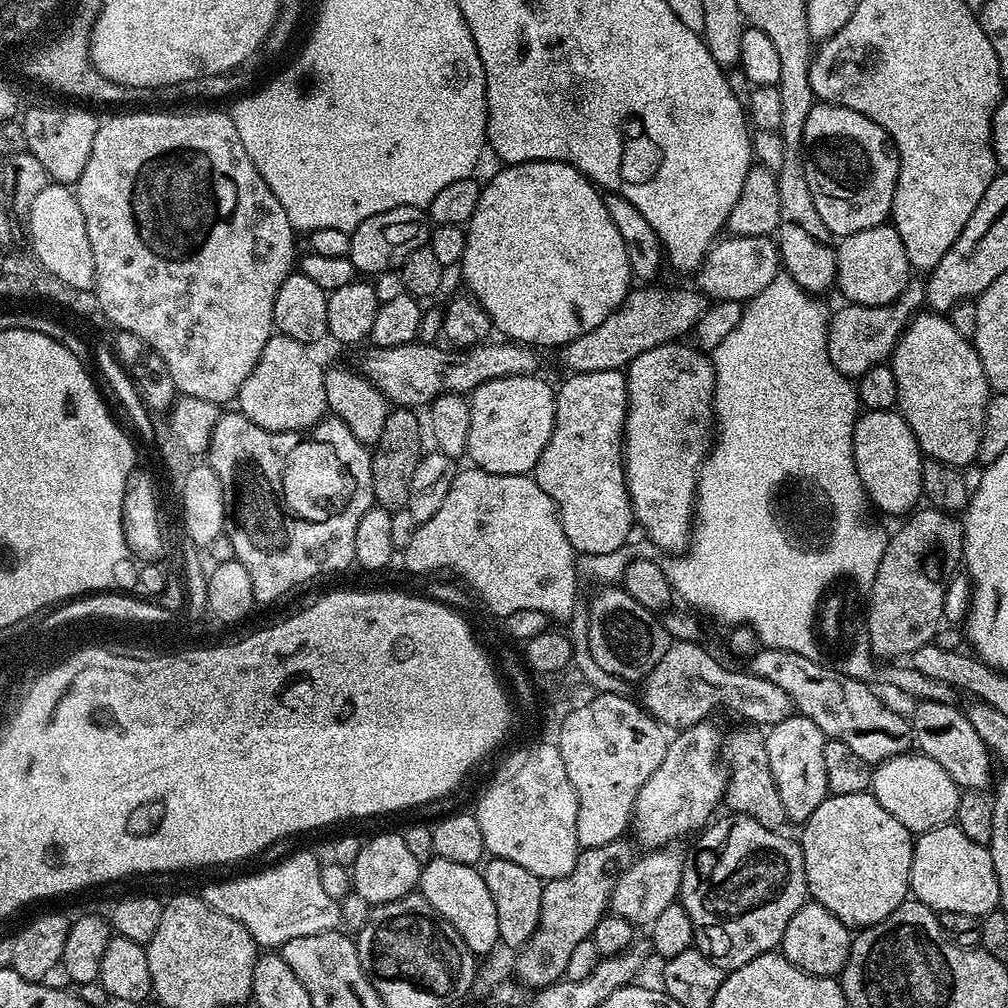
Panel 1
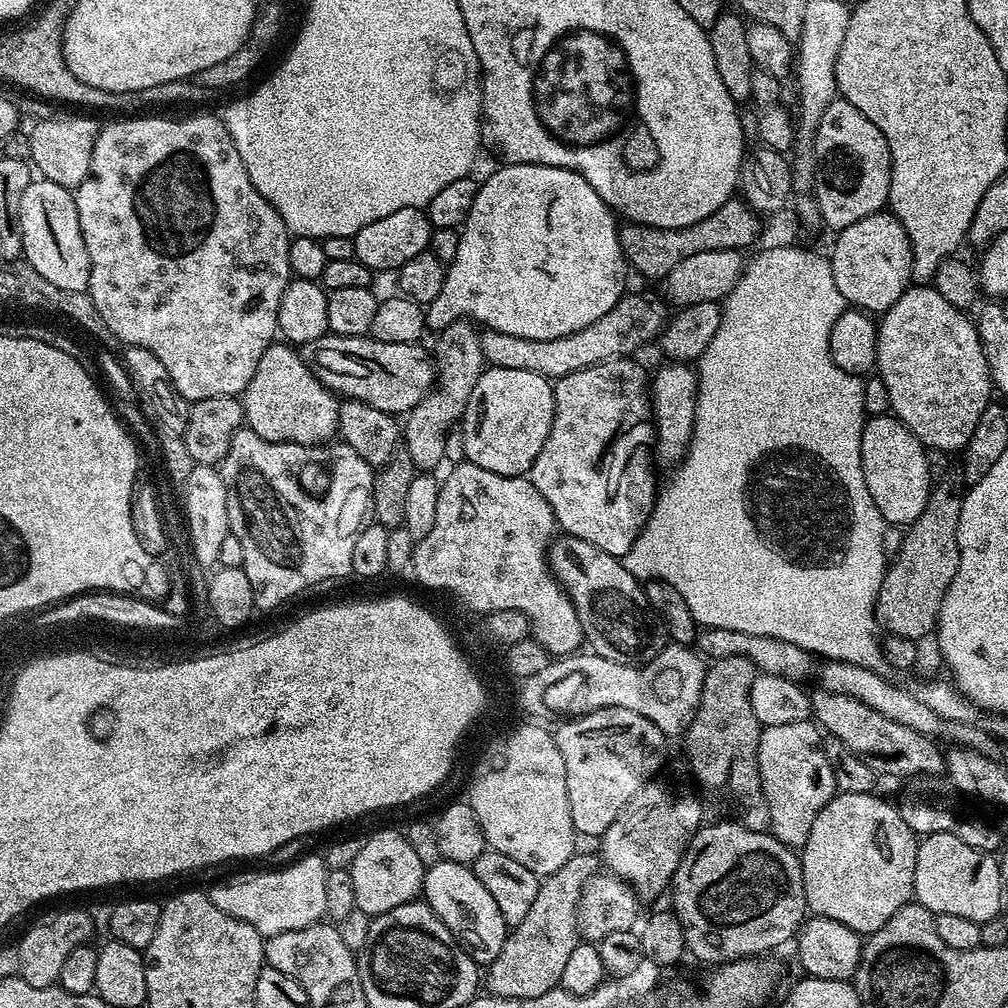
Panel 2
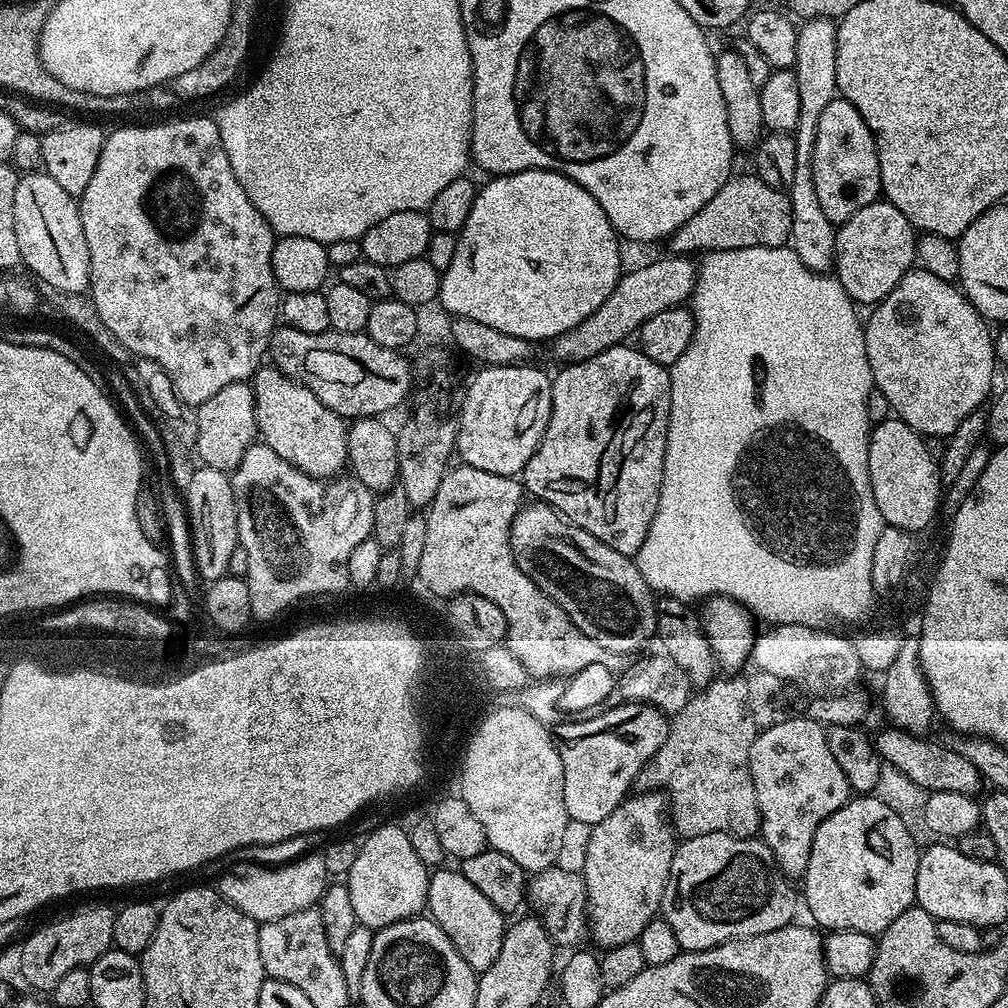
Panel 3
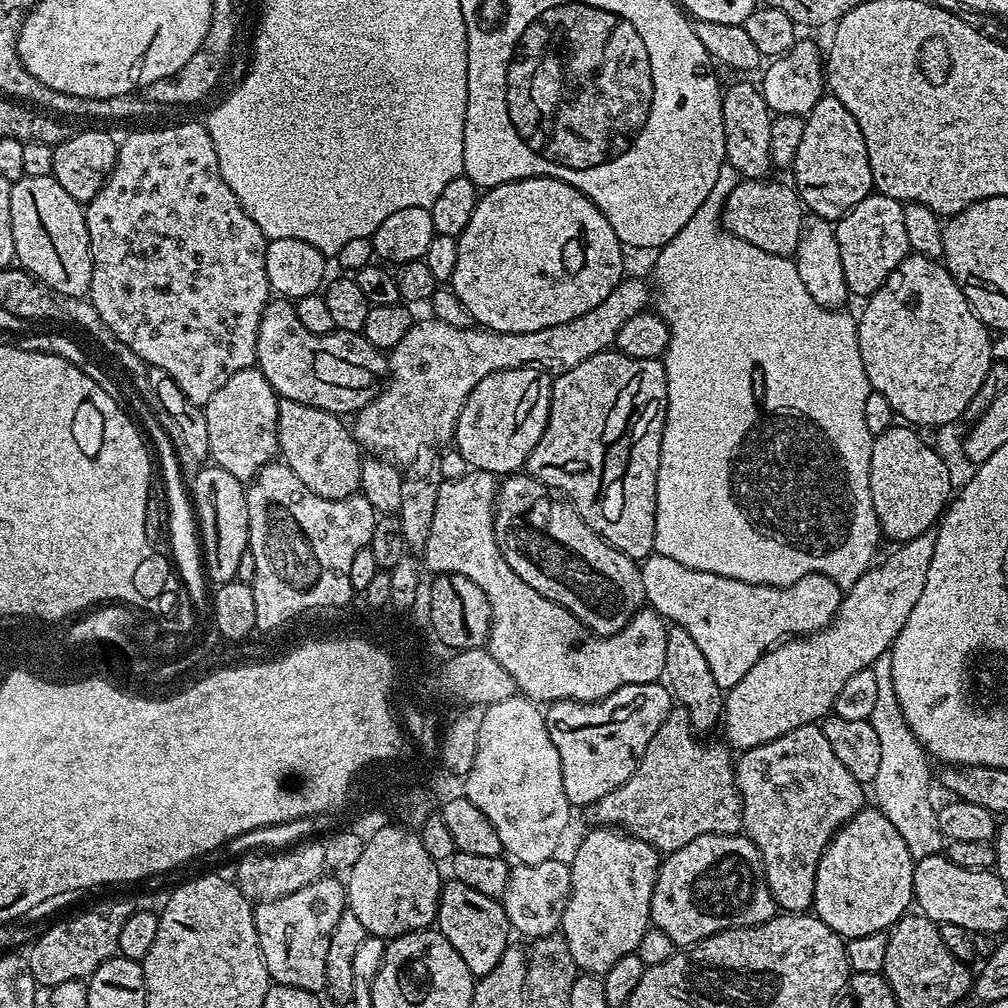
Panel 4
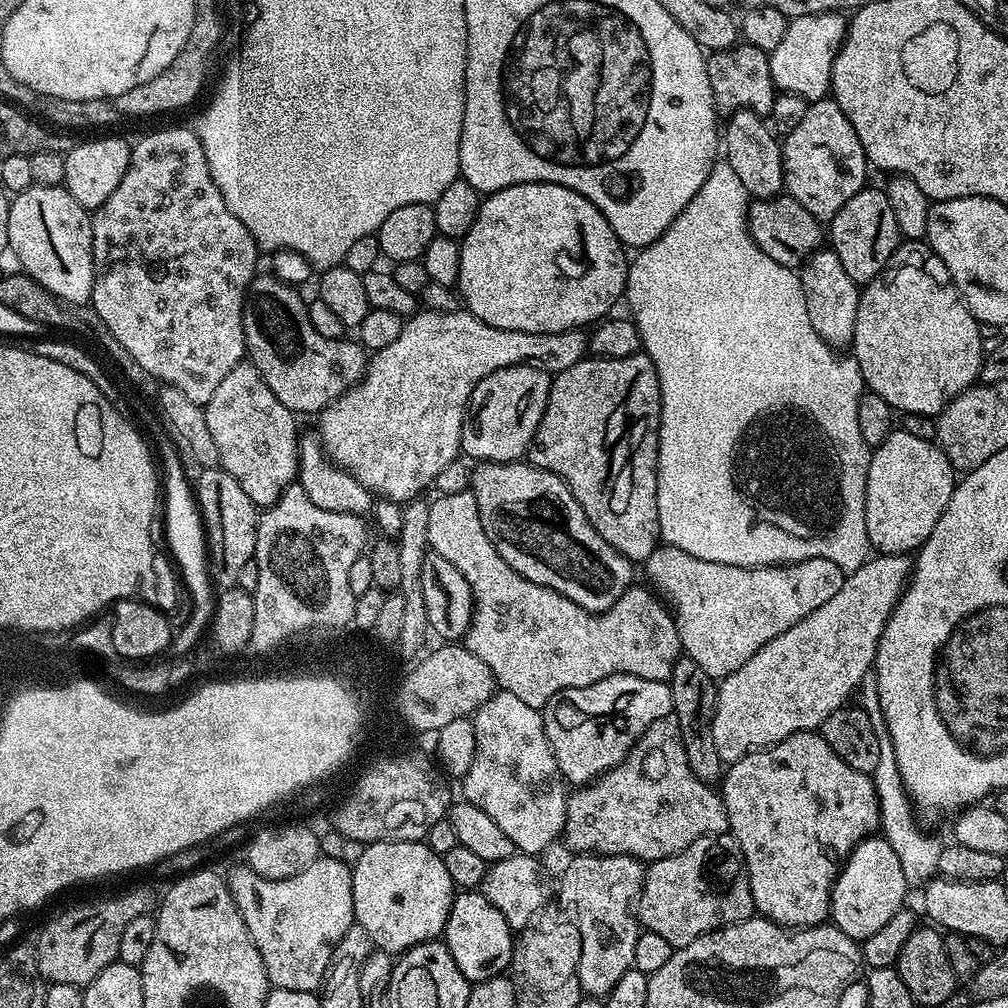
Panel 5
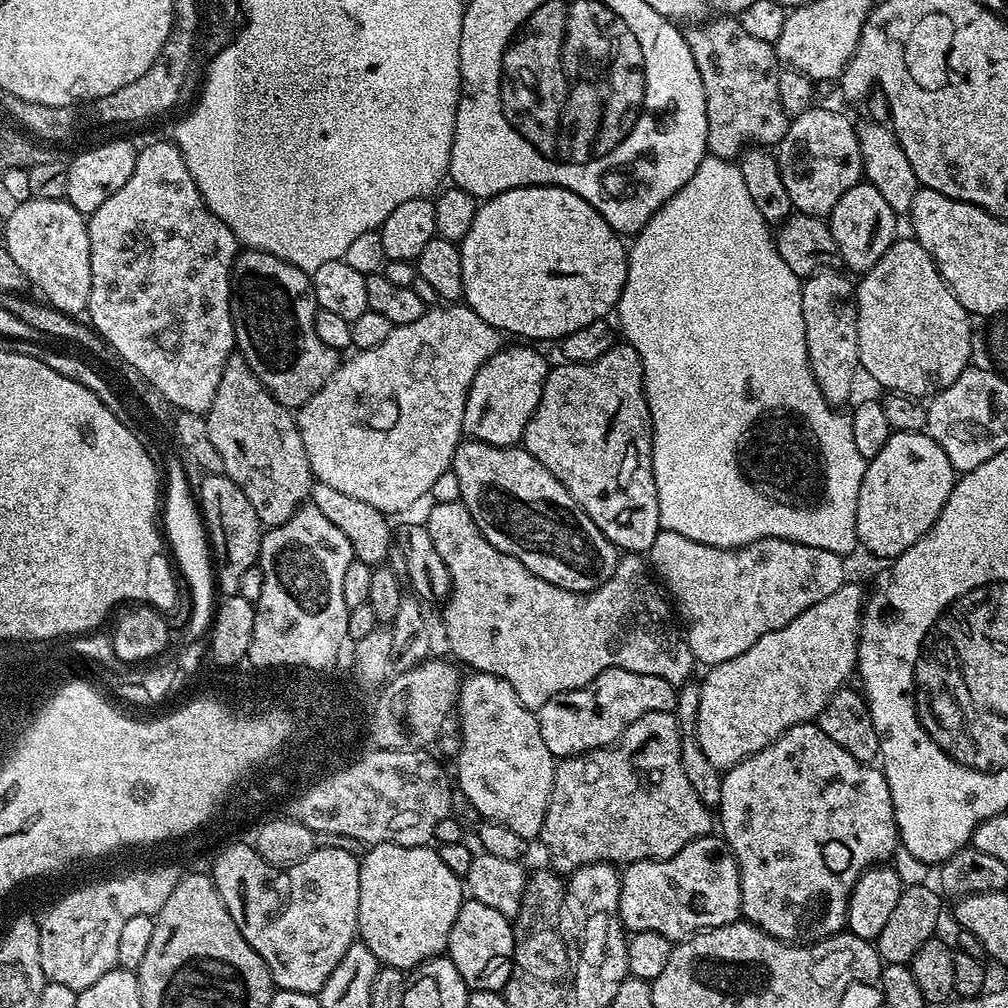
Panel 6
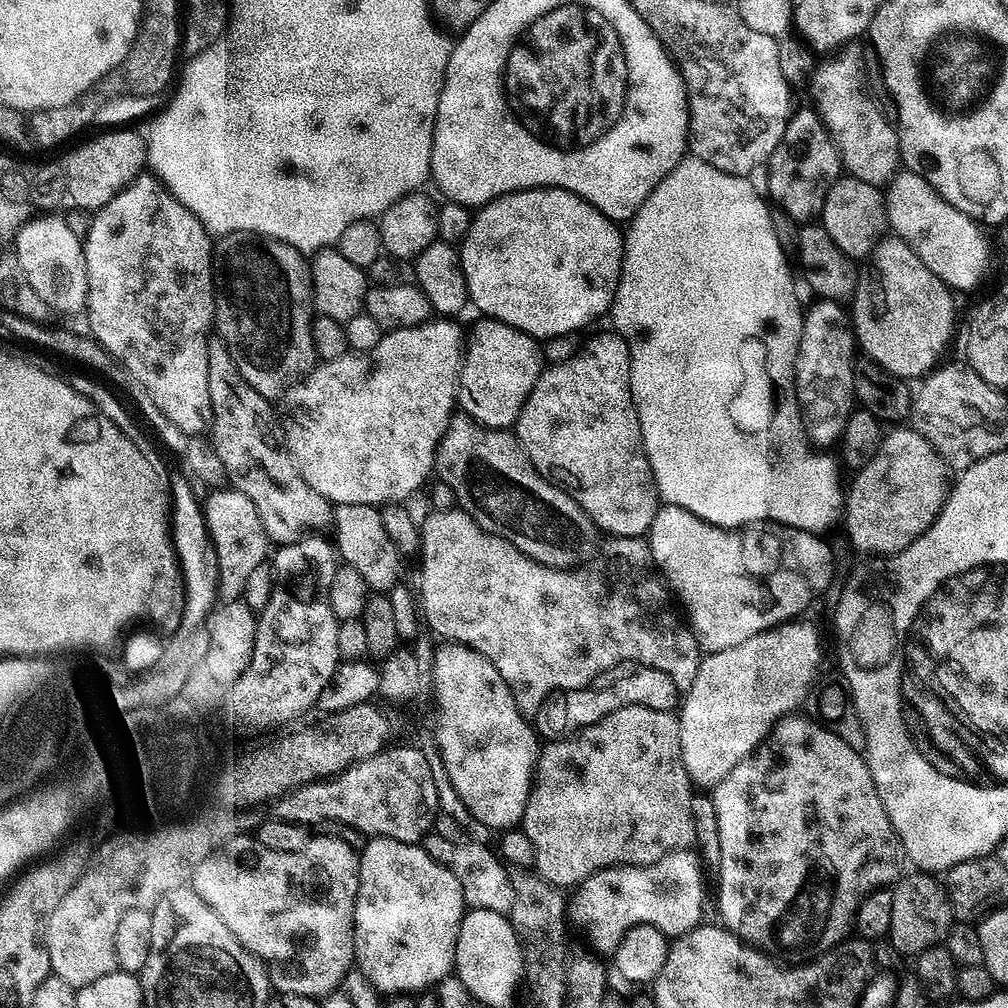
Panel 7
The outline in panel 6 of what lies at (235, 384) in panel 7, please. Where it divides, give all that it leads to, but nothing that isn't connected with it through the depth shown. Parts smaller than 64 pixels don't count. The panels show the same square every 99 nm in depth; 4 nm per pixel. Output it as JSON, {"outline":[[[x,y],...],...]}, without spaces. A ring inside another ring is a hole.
{"outline":[[[234,354],[224,363],[222,382],[218,382],[218,390],[206,419],[210,442],[214,442],[218,455],[222,457],[223,475],[229,476],[240,487],[242,494],[246,494],[250,506],[254,506],[254,514],[258,514],[265,529],[286,522],[311,497],[314,477],[306,458],[306,446],[302,446],[302,434],[296,427],[295,415],[276,401],[276,397],[252,373],[239,354]]]}

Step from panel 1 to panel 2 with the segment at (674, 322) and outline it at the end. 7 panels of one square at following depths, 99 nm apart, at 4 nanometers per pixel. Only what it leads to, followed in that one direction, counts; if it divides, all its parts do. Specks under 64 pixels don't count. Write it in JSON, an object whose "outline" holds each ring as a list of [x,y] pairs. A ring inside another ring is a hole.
{"outline":[[[627,293],[606,314],[590,326],[562,338],[532,339],[518,335],[502,334],[500,331],[485,329],[480,335],[485,361],[491,367],[502,369],[528,370],[551,380],[557,380],[586,366],[600,364],[606,360],[621,359],[631,355],[638,346],[655,341],[668,320],[665,301],[646,294]]]}

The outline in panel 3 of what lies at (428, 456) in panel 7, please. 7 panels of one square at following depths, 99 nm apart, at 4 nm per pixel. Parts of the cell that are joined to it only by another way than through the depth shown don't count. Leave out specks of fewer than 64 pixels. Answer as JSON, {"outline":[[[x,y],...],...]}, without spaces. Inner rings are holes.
{"outline":[[[664,254],[661,260],[652,260],[649,264],[634,269],[633,272],[625,271],[614,286],[610,298],[606,298],[606,302],[602,302],[602,306],[598,306],[598,310],[594,310],[594,314],[590,314],[590,318],[578,322],[578,326],[574,326],[552,339],[550,348],[552,348],[553,358],[569,364],[577,364],[586,358],[594,358],[594,354],[602,354],[602,350],[612,348],[615,344],[625,343],[629,339],[627,336],[631,332],[633,335],[641,324],[654,318],[654,314],[658,314],[662,310],[681,307],[691,297],[692,290],[696,286],[698,268],[693,261],[691,264],[688,260],[691,259],[684,254]]]}

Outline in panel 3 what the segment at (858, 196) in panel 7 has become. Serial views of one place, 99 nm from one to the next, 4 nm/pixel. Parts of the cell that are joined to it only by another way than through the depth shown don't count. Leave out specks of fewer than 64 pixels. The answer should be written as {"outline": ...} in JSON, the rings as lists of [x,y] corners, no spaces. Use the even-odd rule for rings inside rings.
{"outline":[[[887,198],[878,199],[870,206],[862,206],[862,210],[858,210],[837,227],[834,275],[853,302],[860,306],[875,306],[886,298],[886,294],[890,294],[890,290],[894,290],[894,286],[898,286],[898,282],[902,282],[904,275],[917,263],[917,239],[917,229],[913,228],[912,221],[906,218],[906,214]]]}

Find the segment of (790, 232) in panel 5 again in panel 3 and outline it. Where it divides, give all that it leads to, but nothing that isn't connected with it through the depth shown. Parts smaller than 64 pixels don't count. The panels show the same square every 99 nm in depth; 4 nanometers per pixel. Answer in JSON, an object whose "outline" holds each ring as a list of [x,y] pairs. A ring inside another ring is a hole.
{"outline":[[[733,174],[722,190],[718,190],[718,194],[714,194],[714,198],[710,198],[694,218],[690,218],[690,222],[682,222],[682,226],[667,237],[667,251],[672,254],[703,254],[754,246],[783,248],[789,243],[791,221],[792,211],[784,188],[770,186],[755,174]]]}

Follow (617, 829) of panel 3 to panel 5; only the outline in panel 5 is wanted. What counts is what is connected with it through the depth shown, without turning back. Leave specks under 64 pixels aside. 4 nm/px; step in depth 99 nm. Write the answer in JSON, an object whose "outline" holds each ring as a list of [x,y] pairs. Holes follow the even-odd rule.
{"outline":[[[576,854],[564,868],[558,884],[561,909],[567,910],[580,927],[580,957],[576,977],[580,983],[581,993],[592,998],[604,998],[618,984],[618,978],[631,970],[634,962],[634,942],[638,942],[641,929],[634,905],[644,885],[645,865],[633,856],[602,856],[599,854]]]}

